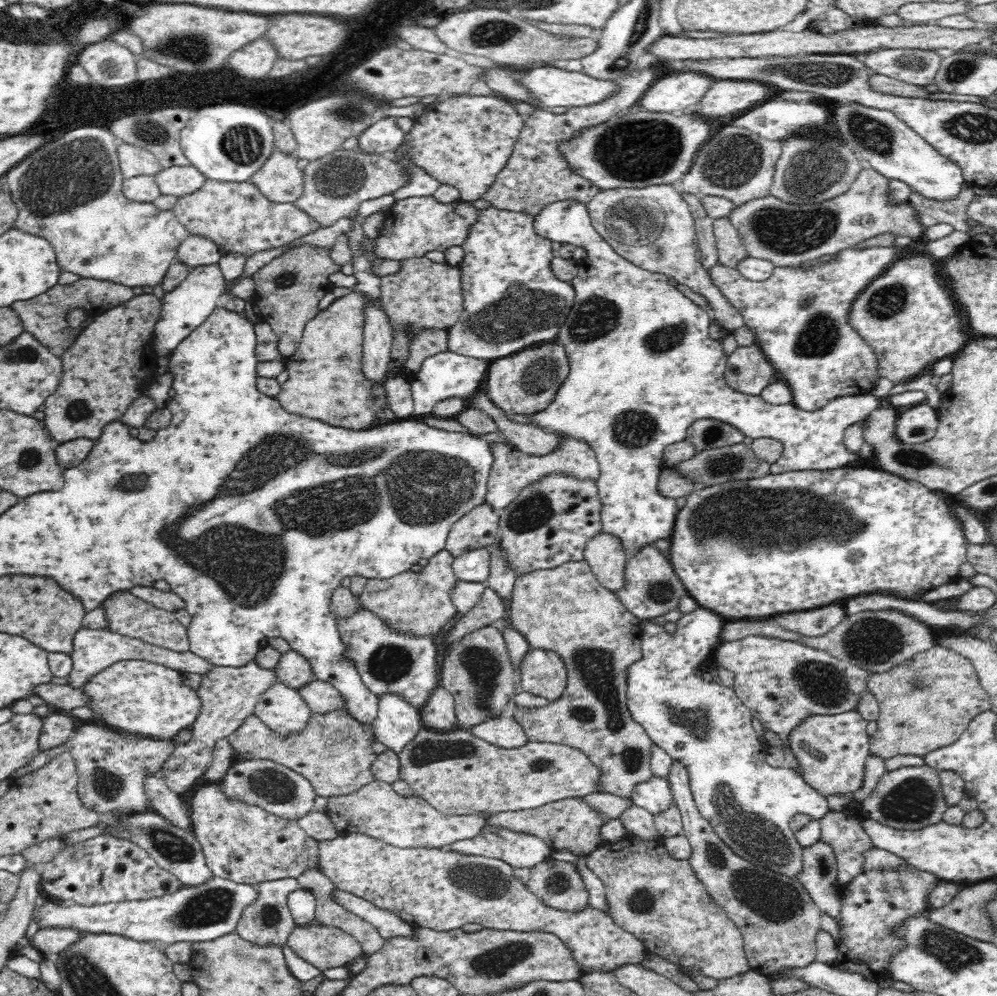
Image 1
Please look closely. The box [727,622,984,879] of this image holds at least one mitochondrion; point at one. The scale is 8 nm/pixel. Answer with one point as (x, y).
(914, 799)

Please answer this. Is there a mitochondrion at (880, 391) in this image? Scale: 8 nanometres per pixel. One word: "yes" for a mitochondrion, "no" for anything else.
no

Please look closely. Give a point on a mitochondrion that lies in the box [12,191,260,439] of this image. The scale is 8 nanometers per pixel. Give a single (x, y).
(77, 411)

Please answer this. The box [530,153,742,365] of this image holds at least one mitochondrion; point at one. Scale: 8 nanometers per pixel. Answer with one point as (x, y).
(633, 224)

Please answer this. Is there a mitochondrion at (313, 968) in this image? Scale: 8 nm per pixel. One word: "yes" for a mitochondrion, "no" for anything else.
no

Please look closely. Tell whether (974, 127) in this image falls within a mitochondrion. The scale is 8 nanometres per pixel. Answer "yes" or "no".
yes

